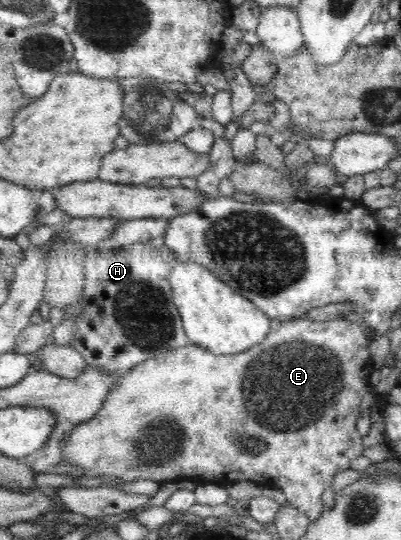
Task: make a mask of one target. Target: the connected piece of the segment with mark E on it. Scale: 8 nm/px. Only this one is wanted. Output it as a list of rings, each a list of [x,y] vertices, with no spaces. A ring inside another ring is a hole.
[[[342,316],[333,320],[313,321],[305,318],[274,319],[267,335],[260,344],[255,344],[245,352],[217,355],[201,346],[188,344],[158,358],[140,362],[128,372],[120,374],[117,384],[109,390],[103,408],[91,418],[73,428],[61,455],[65,463],[77,465],[87,476],[111,476],[120,478],[121,483],[134,480],[154,480],[160,484],[177,484],[185,477],[202,476],[204,482],[229,486],[243,481],[251,481],[263,487],[276,487],[287,497],[286,503],[304,512],[311,522],[315,522],[323,512],[323,494],[332,489],[335,474],[350,468],[351,460],[361,456],[364,448],[362,436],[357,431],[357,412],[363,396],[369,390],[368,378],[375,369],[371,362],[369,340],[365,339],[360,323],[347,321]]]

